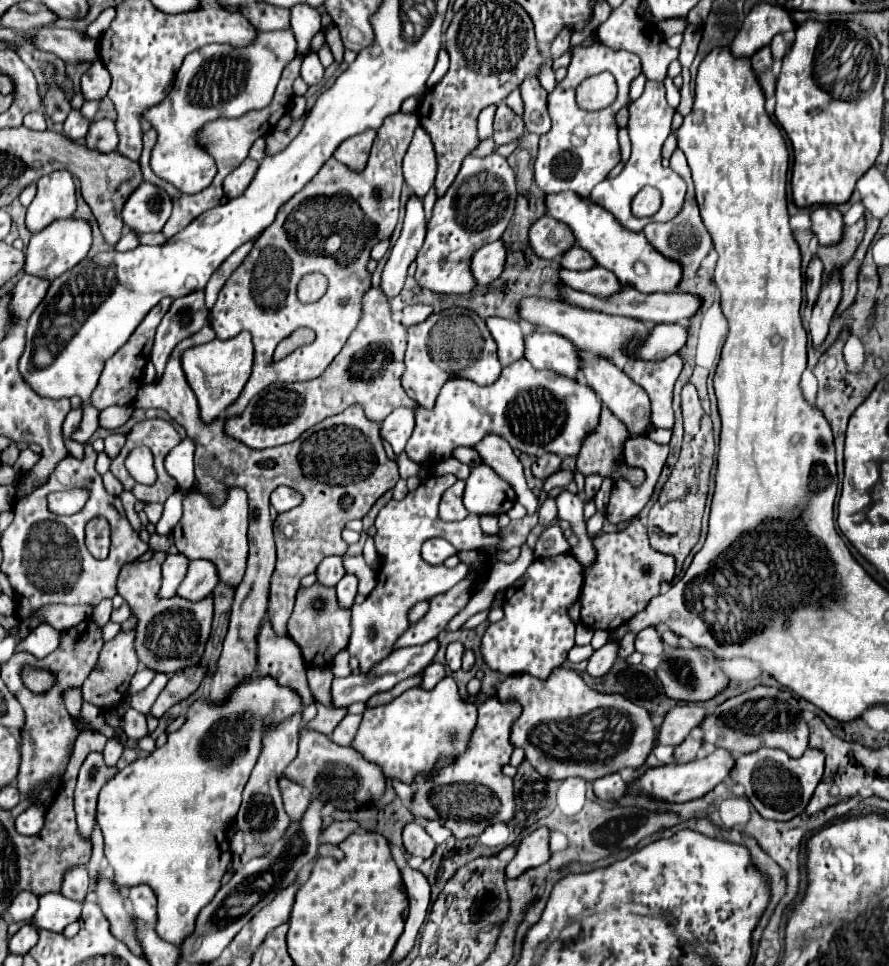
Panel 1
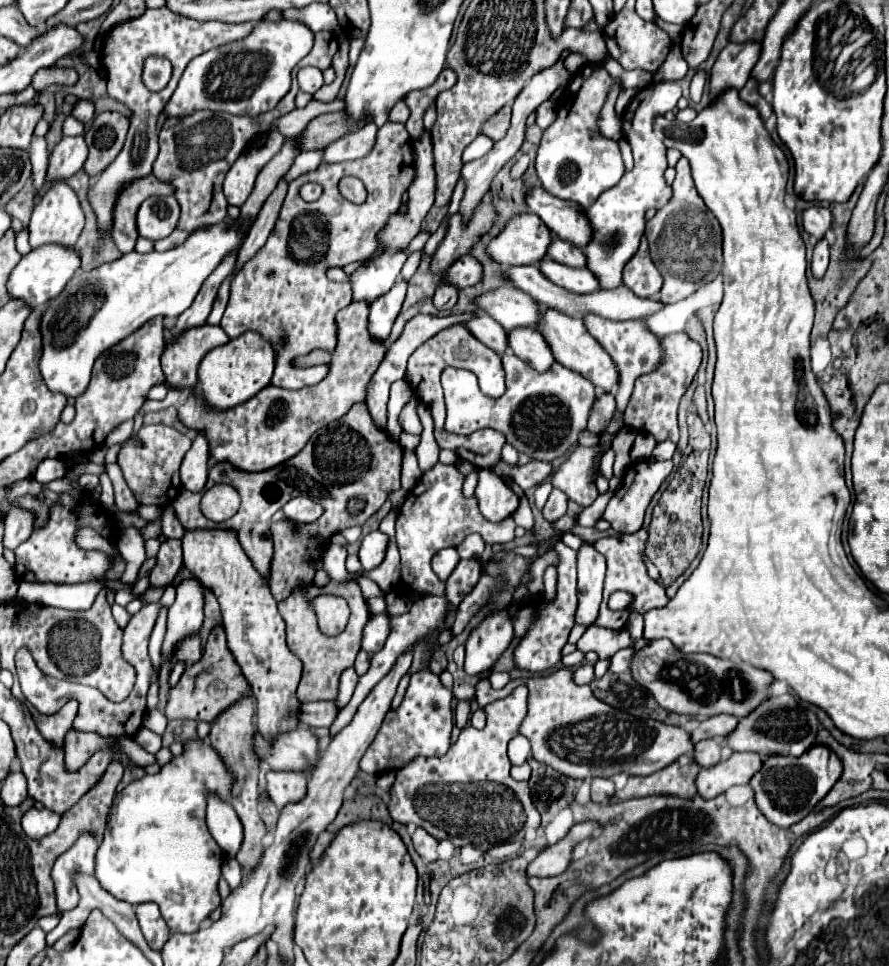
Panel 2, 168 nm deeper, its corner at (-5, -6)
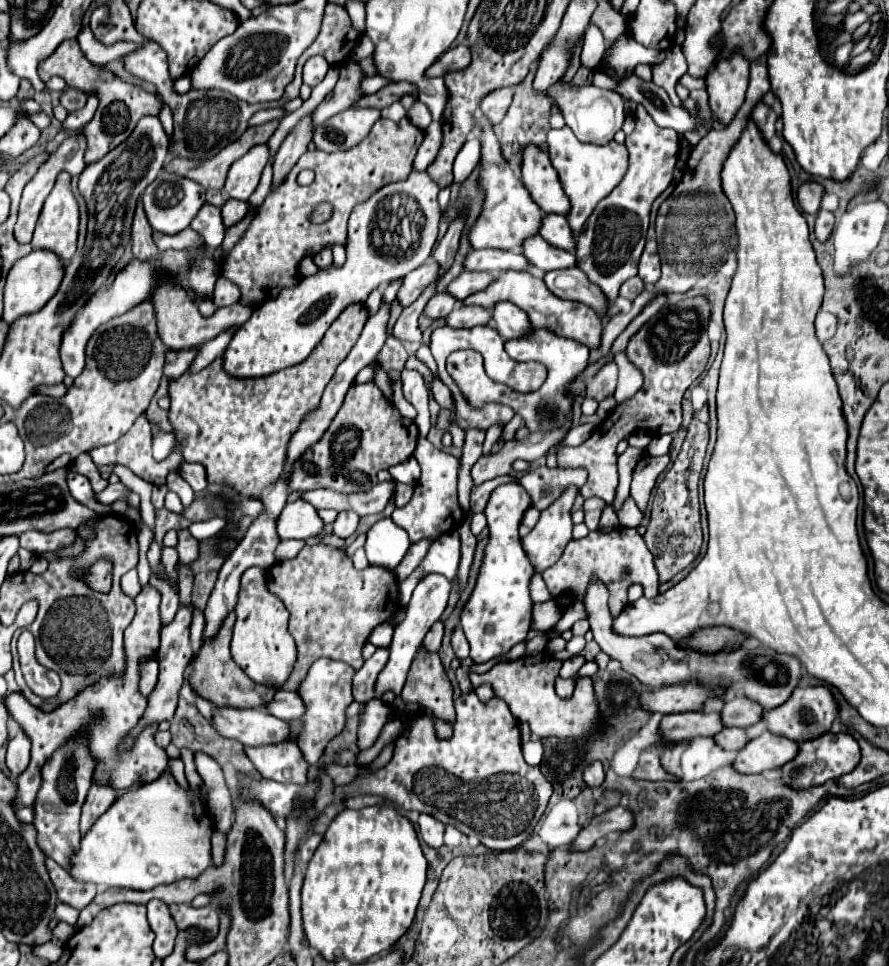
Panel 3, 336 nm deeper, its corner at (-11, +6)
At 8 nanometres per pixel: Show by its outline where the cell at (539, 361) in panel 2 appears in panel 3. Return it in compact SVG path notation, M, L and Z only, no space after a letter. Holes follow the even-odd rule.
M496 302L496 306L492 308L492 320L500 336L506 340L526 336L530 330L528 316L512 302Z

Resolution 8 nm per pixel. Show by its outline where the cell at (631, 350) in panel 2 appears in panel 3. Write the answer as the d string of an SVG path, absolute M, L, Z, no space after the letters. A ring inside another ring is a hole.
M576 266L574 268L546 272L544 284L558 298L566 298L566 300L576 300L576 302L588 304L590 308L594 308L602 316L604 322L610 320L610 316L614 314L614 312L610 312L610 304L606 302L602 290L598 286L594 286L592 282L588 282L586 274L582 270L578 270Z

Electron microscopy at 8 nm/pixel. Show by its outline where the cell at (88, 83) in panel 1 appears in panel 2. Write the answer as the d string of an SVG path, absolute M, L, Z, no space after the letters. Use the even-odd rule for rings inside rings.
M84 98L84 100L80 100L78 104L76 104L76 108L70 112L74 118L78 118L80 122L90 122L92 118L94 118L94 102L92 100L88 100L88 98Z

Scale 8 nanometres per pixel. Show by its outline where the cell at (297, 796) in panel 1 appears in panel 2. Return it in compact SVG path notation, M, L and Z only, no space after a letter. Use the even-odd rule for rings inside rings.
M274 772L266 774L268 794L278 810L290 802L300 802L306 796L308 772Z

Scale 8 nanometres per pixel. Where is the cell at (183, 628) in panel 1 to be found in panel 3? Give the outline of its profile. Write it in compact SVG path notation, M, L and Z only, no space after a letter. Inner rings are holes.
M180 530L178 532L178 546L176 546L178 554L180 554L180 562L182 564L192 564L194 560L198 560L200 554L200 544L196 538L192 538L192 534L188 534L188 530Z

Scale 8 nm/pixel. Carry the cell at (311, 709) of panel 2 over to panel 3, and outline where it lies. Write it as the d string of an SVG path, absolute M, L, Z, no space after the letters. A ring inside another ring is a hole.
M278 690L274 694L274 698L264 704L266 712L284 720L284 722L292 722L298 720L304 714L304 704L300 700L300 696L296 692L286 692L286 690Z

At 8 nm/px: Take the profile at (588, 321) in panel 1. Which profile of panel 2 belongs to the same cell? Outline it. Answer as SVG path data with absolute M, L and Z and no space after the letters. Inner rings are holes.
M508 286L490 290L478 296L476 304L482 306L506 330L514 330L518 326L538 328L538 302L534 302L528 294L522 294L518 288Z

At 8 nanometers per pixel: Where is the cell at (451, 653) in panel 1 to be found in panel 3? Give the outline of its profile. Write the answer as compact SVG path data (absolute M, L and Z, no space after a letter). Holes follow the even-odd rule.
M456 626L454 632L452 632L452 650L454 650L454 654L458 658L462 658L462 660L468 658L468 640L466 640L466 636L464 636L460 626Z

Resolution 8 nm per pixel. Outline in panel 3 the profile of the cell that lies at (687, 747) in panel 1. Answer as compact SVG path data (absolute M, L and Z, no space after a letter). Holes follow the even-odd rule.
M724 728L714 736L714 740L724 750L742 750L750 738L744 728Z

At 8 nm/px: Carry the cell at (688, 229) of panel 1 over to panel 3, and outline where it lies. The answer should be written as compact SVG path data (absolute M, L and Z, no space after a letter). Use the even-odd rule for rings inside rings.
M760 56L750 64L750 88L746 94L746 102L738 110L734 122L724 130L712 128L700 140L700 144L692 148L682 180L678 182L672 196L666 198L666 202L662 202L658 210L658 218L656 218L656 236L658 236L658 252L662 258L662 276L654 284L652 292L642 292L640 298L632 302L636 312L640 312L656 294L688 292L704 276L714 274L726 262L728 254L736 250L738 246L736 218L734 218L736 214L720 186L720 170L724 166L724 158L728 158L728 150L732 148L732 144L736 144L736 138L740 138L740 134L744 132L744 126L748 124L750 114L752 114L752 108L756 106L756 102L762 100L762 96L768 90L770 90L770 80L768 80L768 70L766 70L766 56Z

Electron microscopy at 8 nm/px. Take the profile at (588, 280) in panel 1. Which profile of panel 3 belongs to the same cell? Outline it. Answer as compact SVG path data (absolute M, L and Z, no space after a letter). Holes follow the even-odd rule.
M532 236L532 238L524 240L522 254L526 256L526 260L532 266L540 268L542 272L576 266L576 256L574 254L570 254L568 250L554 248L552 244L544 242L544 238L540 238L540 236Z

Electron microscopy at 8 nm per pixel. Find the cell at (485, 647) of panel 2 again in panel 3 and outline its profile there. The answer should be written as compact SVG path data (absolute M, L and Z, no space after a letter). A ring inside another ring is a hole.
M508 482L508 484L500 484L492 492L484 508L490 540L484 548L484 560L476 578L476 586L460 614L460 624L470 644L470 658L476 664L488 662L490 658L498 654L510 652L512 646L526 640L526 634L530 630L532 598L530 598L528 586L530 586L534 568L518 536L518 528L524 518L524 512L532 506L530 502L532 498L528 498L526 490L520 484Z

